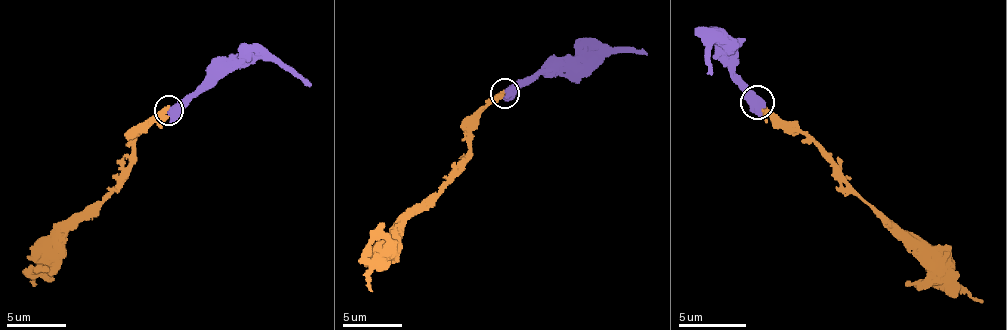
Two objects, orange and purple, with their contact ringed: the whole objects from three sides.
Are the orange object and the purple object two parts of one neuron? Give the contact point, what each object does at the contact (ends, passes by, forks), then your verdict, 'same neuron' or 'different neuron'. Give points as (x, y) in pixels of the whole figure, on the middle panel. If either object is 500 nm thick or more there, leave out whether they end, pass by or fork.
(505, 93) | different neuron

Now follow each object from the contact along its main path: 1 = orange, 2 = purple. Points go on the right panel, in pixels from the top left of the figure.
1: (756, 103), (807, 137), (833, 170), (904, 238), (931, 255), (982, 302)
2: (756, 103), (726, 53), (716, 42), (709, 49), (712, 73)

